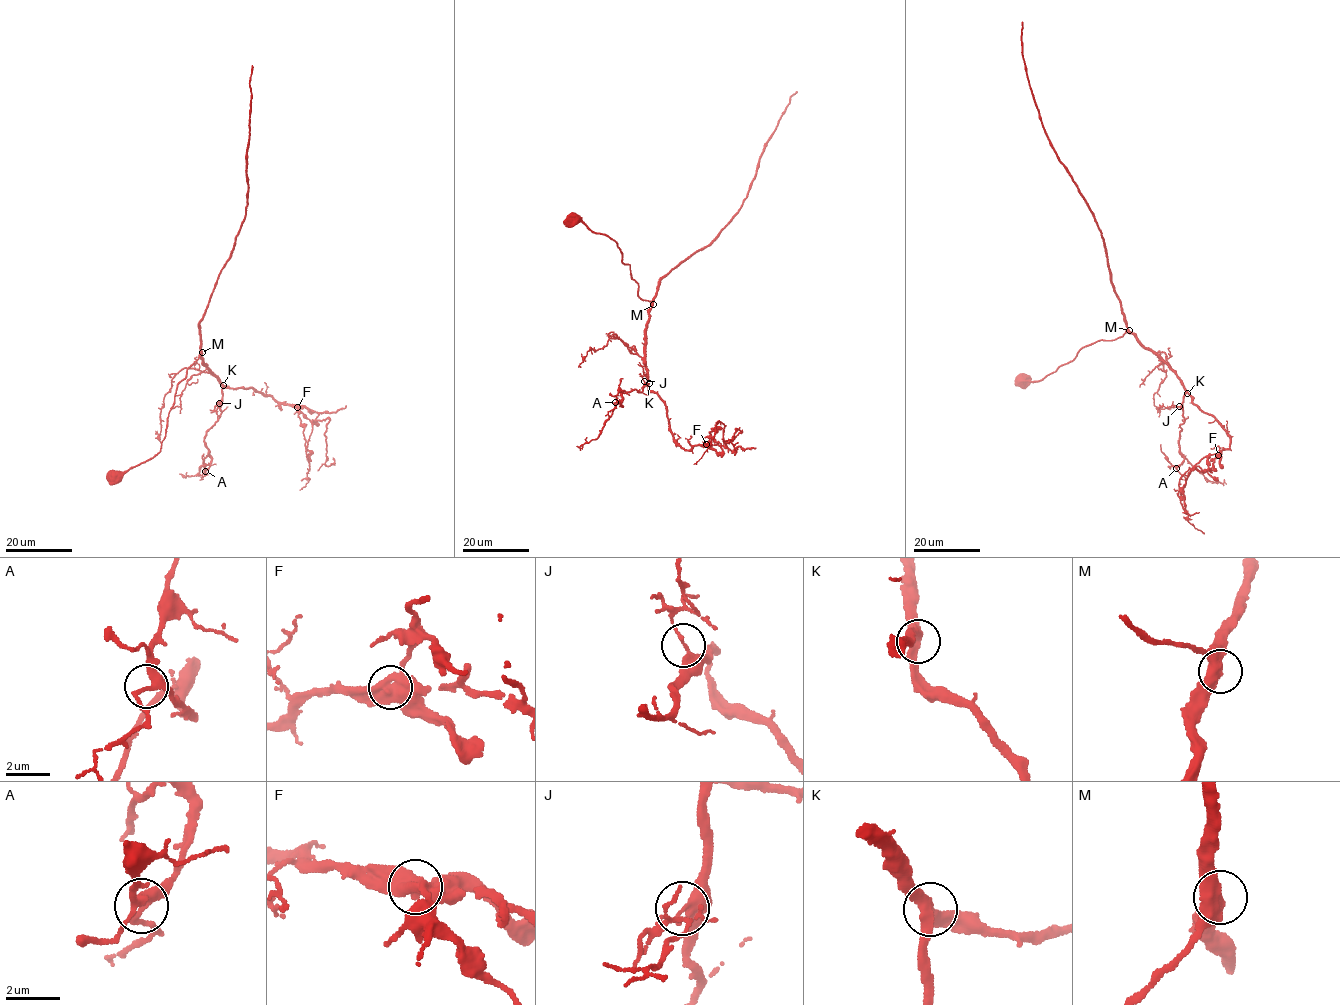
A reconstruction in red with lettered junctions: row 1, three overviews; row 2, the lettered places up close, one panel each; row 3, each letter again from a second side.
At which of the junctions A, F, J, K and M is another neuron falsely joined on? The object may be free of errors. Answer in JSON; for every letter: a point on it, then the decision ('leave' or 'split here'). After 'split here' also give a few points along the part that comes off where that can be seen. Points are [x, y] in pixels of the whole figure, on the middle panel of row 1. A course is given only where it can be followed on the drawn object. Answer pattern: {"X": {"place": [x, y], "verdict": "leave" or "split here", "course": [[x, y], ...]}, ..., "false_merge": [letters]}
{"A": {"place": [615, 402], "verdict": "leave"}, "F": {"place": [706, 444], "verdict": "split here", "course": [[706, 444], [709, 432], [719, 427], [715, 432]]}, "J": {"place": [644, 381], "verdict": "leave"}, "K": {"place": [649, 383], "verdict": "leave"}, "M": {"place": [653, 304], "verdict": "leave"}, "false_merge": ["F"]}

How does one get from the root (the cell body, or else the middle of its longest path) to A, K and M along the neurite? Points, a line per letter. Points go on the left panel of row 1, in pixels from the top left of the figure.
A: (112, 476), (160, 450), (177, 386), (201, 354), (222, 384), (220, 417), (204, 439), (211, 458), (205, 471)
K: (112, 476), (112, 471), (127, 471), (150, 460), (160, 450), (177, 386), (201, 354), (207, 369), (223, 385)
M: (112, 476), (112, 471), (127, 471), (150, 460), (160, 450), (177, 386), (202, 352)

